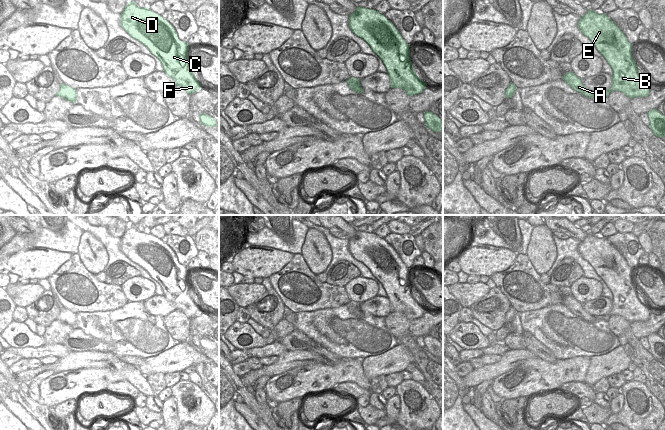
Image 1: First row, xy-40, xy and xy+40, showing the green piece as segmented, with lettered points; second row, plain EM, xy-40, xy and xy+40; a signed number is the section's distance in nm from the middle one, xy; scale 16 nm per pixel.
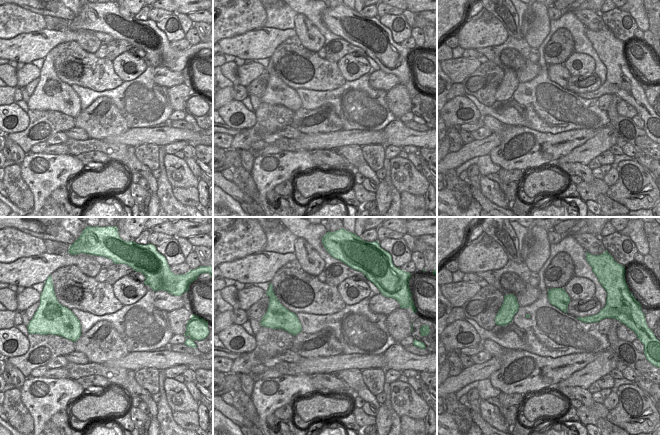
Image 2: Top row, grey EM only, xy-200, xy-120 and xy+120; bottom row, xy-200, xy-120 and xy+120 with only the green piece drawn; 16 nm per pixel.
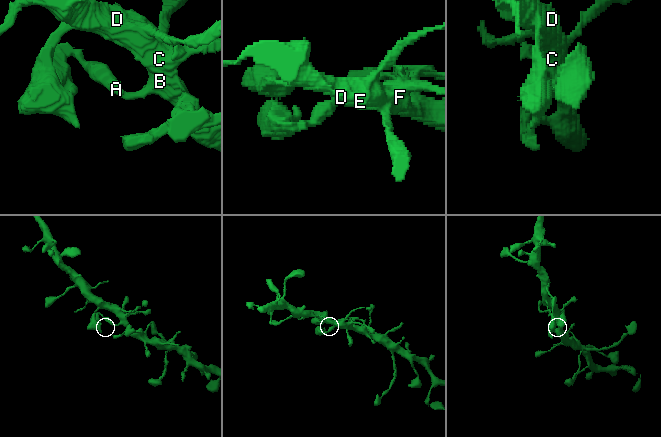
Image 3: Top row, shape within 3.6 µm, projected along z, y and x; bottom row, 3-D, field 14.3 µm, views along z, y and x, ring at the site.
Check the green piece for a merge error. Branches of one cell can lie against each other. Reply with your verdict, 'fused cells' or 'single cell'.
single cell

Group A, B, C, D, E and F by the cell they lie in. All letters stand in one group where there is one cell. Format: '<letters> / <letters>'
A B C D E F

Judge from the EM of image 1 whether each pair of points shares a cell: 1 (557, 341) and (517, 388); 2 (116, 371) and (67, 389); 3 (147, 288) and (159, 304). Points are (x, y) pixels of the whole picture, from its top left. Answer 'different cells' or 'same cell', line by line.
1: different cells
2: same cell
3: different cells

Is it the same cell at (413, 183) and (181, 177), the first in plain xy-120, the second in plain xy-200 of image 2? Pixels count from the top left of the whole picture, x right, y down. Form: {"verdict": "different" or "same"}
{"verdict": "same"}

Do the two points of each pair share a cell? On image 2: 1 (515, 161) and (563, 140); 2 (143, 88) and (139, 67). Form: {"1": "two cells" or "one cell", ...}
{"1": "one cell", "2": "two cells"}

